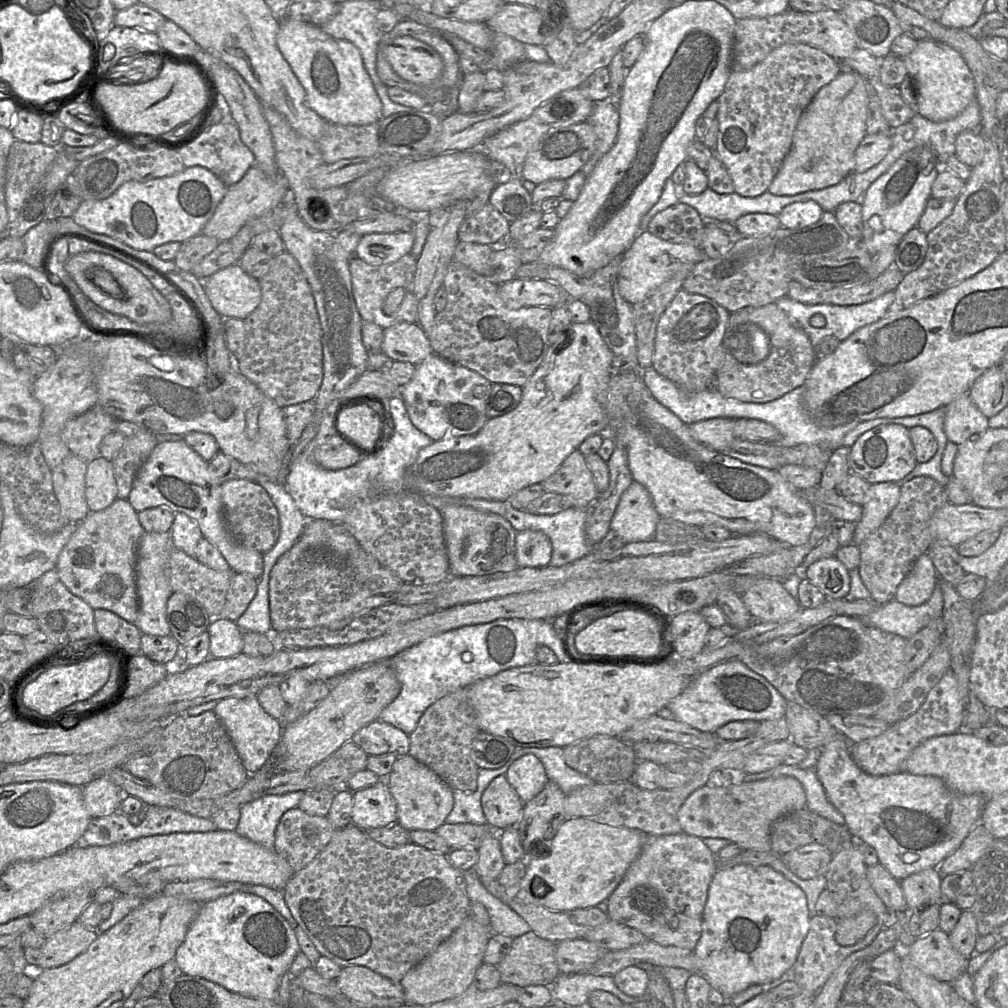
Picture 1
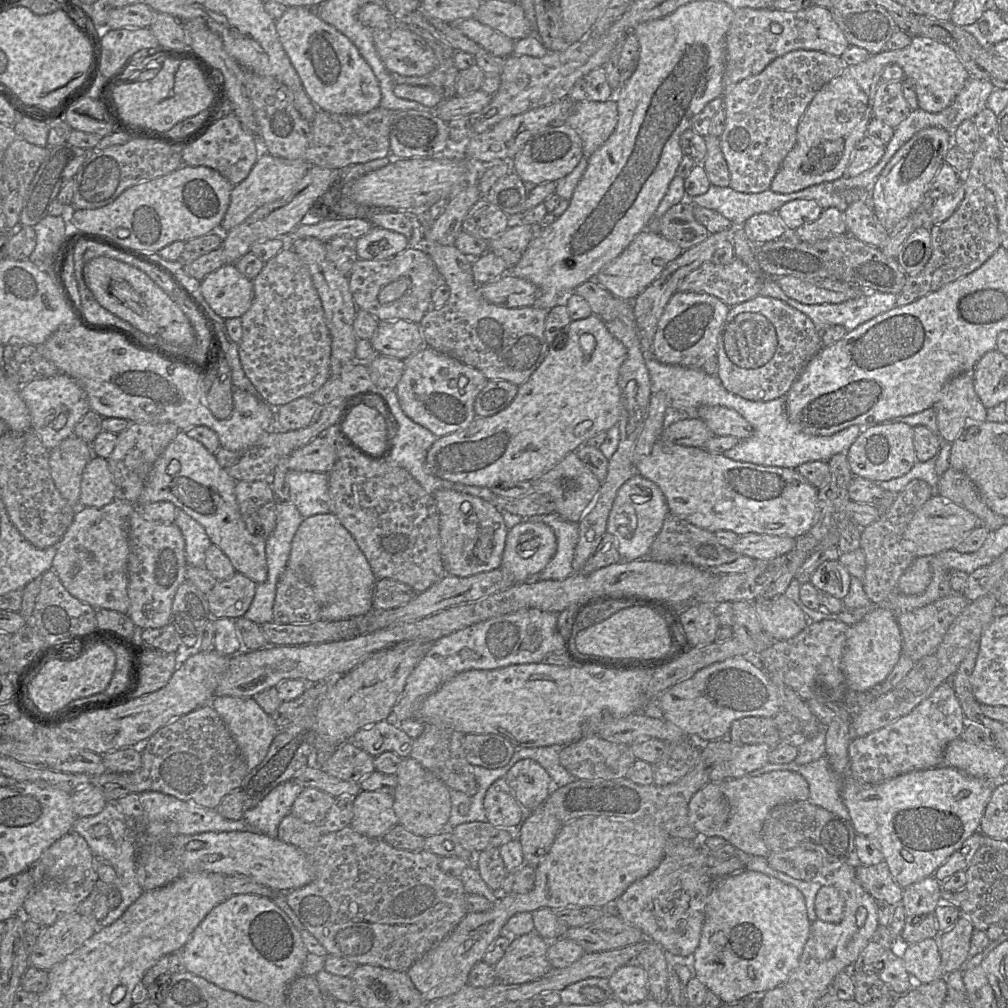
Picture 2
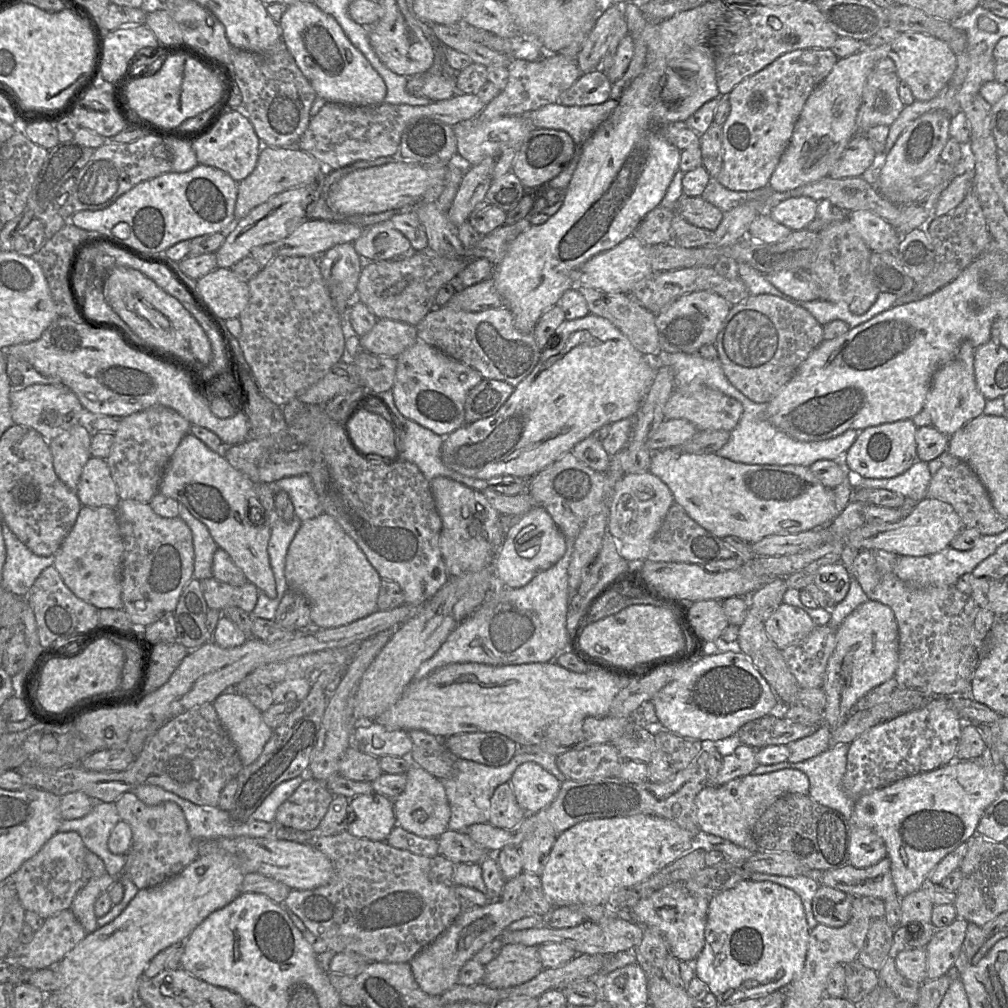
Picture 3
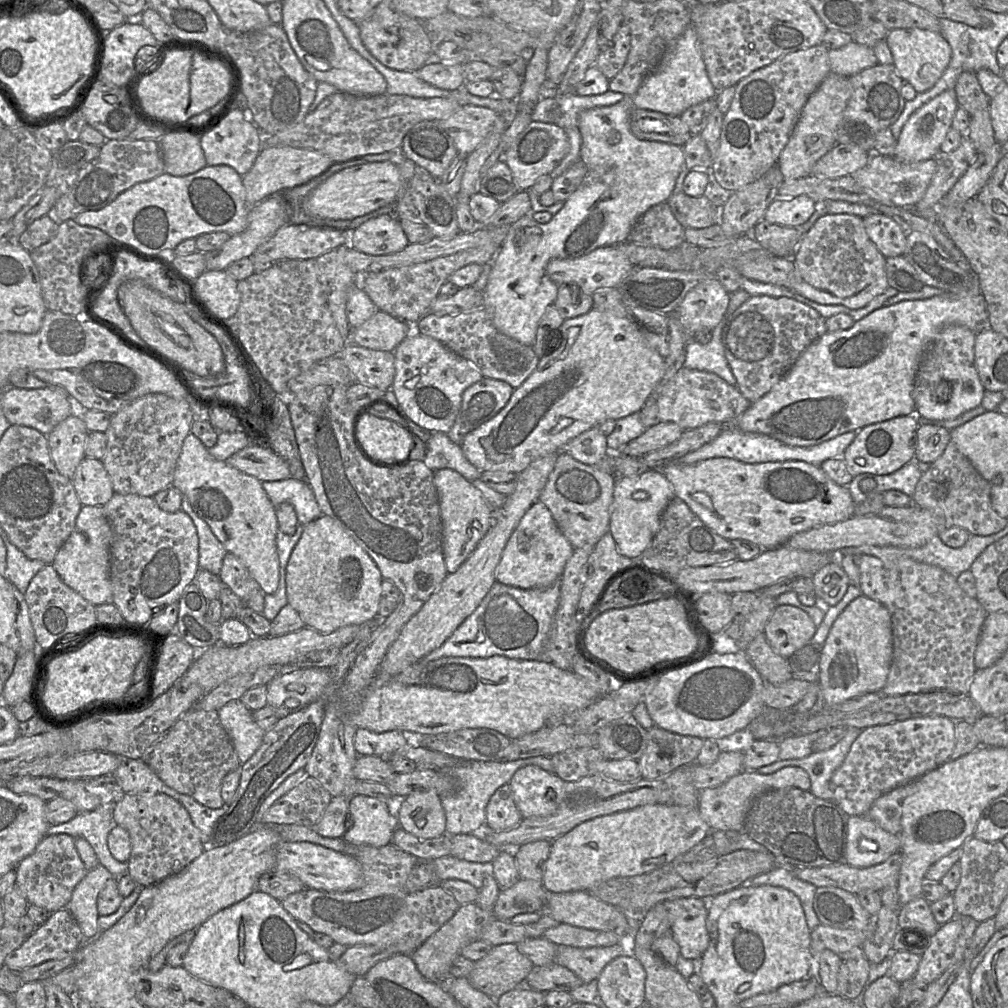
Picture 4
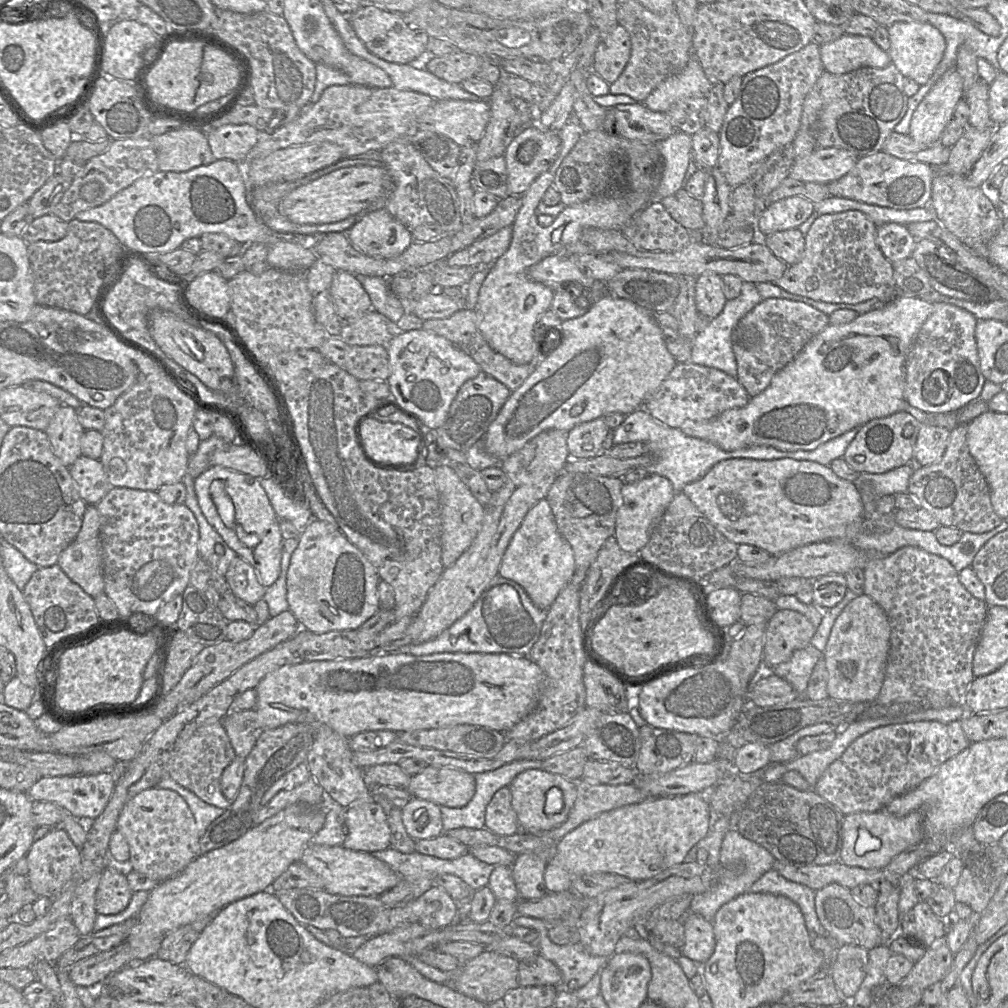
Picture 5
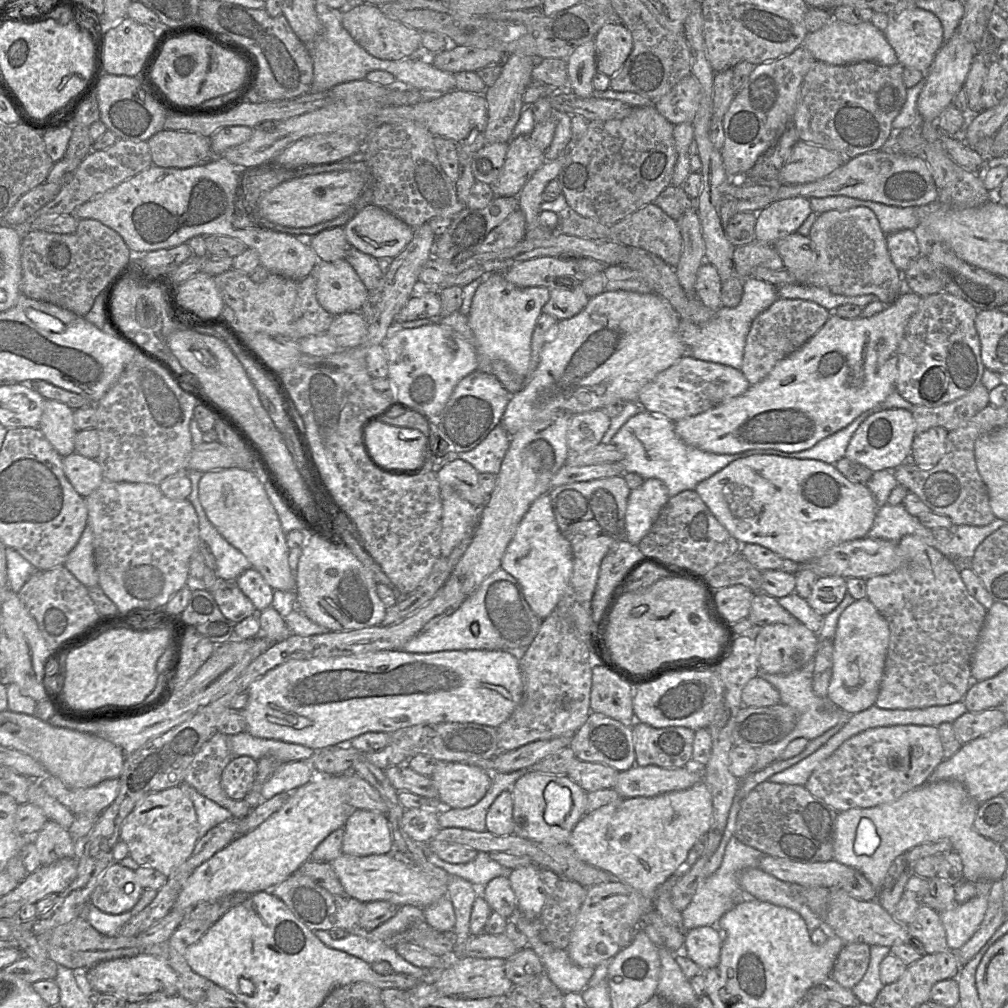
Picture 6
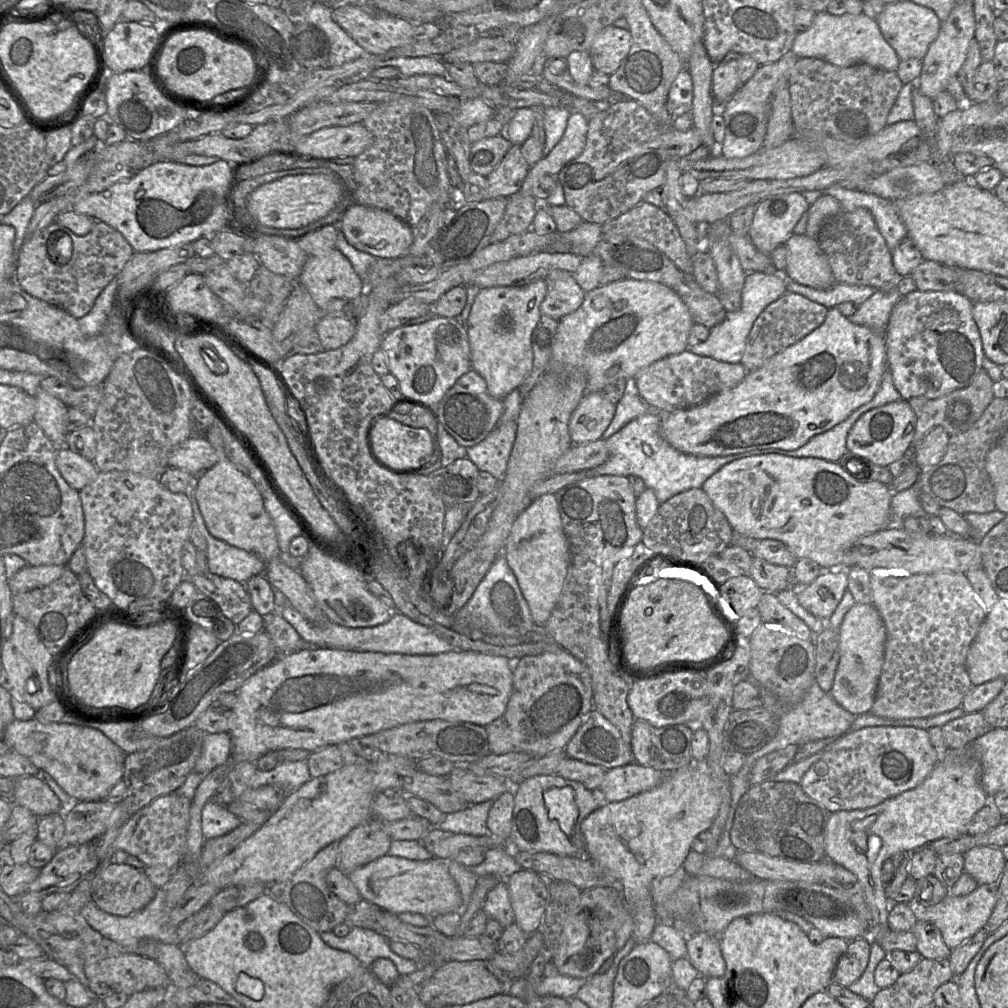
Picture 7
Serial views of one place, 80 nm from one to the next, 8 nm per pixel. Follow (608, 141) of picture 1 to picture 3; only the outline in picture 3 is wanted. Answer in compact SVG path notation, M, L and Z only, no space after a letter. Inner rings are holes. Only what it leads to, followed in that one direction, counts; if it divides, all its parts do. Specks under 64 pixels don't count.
M609 98L605 102L587 105L563 105L559 102L547 104L533 110L525 116L529 117L536 128L554 128L567 132L573 139L576 146L581 146L604 122L618 105L619 99Z

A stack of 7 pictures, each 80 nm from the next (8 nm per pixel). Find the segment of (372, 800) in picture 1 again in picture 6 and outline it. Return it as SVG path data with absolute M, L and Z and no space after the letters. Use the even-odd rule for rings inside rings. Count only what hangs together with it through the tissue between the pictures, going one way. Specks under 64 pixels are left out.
M351 809L344 825L342 852L353 856L369 856L392 851L387 816L371 810Z

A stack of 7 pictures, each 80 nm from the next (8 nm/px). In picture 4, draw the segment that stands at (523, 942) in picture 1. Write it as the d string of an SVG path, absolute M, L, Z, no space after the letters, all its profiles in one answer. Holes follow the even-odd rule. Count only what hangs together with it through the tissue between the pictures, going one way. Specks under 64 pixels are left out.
M501 944L494 946L485 957L474 962L467 980L473 988L496 1001L505 992L523 985L533 967L534 964L518 951L516 944Z

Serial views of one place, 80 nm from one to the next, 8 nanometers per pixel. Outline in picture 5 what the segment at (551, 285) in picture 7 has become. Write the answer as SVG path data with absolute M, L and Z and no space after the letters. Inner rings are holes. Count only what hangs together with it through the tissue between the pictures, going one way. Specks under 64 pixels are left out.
M567 282L553 293L550 310L561 320L568 320L584 315L594 303L589 289L580 284Z

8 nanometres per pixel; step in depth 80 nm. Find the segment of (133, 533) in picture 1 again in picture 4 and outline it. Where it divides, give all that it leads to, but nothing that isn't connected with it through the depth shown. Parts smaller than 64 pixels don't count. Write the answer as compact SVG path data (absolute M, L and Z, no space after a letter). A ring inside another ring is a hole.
M82 506L72 533L52 563L62 581L94 606L113 603L110 583L111 536L112 531L104 507Z

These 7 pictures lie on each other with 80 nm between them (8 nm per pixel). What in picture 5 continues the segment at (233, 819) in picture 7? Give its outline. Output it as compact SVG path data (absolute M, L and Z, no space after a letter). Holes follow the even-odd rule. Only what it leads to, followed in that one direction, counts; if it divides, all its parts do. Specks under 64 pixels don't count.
M163 777L156 787L173 790L183 797L194 815L200 837L204 835L210 824L225 811L222 808L206 803L195 793L183 787L171 777Z

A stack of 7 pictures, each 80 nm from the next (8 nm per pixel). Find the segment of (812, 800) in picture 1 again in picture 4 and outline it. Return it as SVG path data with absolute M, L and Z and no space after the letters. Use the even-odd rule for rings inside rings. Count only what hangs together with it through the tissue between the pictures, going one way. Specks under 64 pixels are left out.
M848 728L845 736L833 747L822 752L811 753L801 759L778 760L773 764L751 770L758 774L772 774L784 767L800 767L810 778L810 792L823 800L833 801L830 780L844 762L851 745L863 729Z

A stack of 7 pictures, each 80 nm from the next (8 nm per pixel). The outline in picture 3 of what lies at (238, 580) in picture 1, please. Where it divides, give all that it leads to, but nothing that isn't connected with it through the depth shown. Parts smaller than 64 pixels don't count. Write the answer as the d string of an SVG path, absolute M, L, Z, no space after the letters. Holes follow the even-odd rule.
M210 577L200 580L200 585L208 608L221 612L227 607L236 606L251 613L260 592L257 586L249 581L242 586L233 586Z

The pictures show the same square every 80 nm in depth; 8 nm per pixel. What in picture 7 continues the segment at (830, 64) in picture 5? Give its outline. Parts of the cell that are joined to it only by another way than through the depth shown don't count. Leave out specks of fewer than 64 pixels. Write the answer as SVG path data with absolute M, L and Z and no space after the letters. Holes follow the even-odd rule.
M827 11L816 13L812 25L806 31L797 33L790 54L797 58L818 58L838 67L849 67L864 63L884 71L897 71L901 61L895 50L882 36L877 21L864 13L859 15L847 13L841 16L831 15Z

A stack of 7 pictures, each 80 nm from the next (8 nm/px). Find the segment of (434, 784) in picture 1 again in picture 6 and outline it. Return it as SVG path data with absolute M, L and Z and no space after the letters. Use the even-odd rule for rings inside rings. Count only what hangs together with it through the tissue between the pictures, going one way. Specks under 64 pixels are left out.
M411 808L404 811L402 827L419 844L427 844L440 830L438 811L433 808Z

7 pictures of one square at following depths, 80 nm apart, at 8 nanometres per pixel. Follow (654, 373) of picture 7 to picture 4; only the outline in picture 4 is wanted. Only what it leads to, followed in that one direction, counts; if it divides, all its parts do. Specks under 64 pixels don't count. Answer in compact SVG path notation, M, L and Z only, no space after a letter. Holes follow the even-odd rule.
M683 366L661 388L657 405L659 422L673 422L683 430L689 430L710 422L726 426L745 412L751 402L741 394L736 386L728 384L716 374Z

